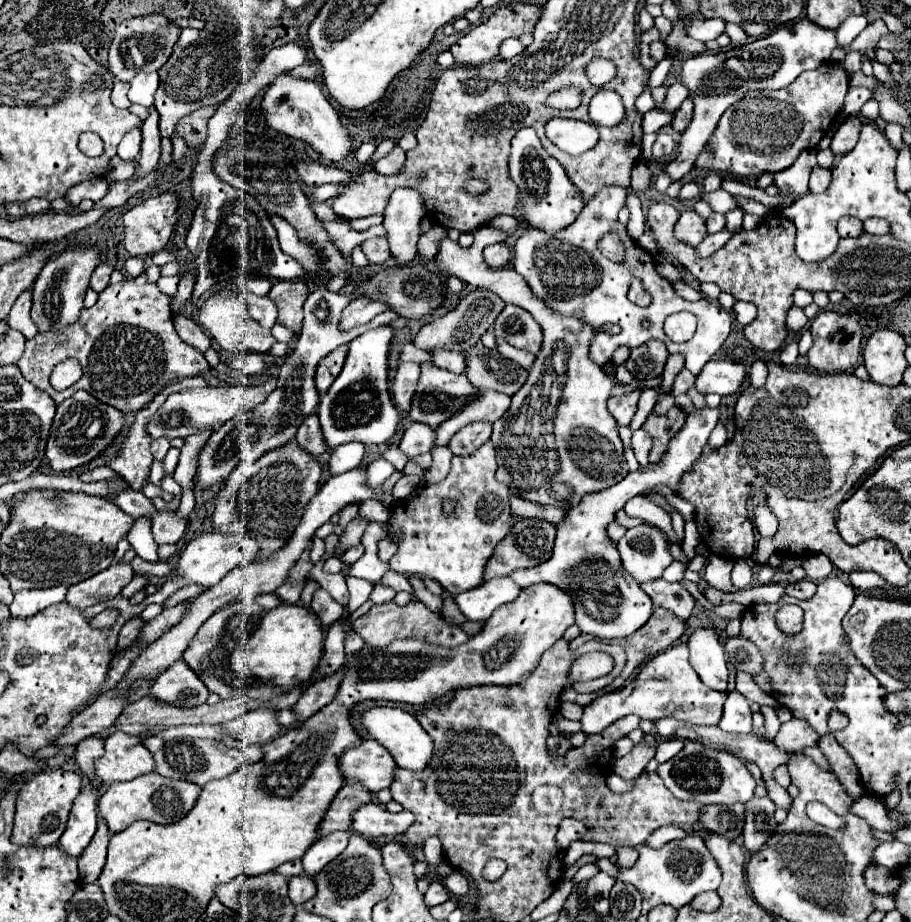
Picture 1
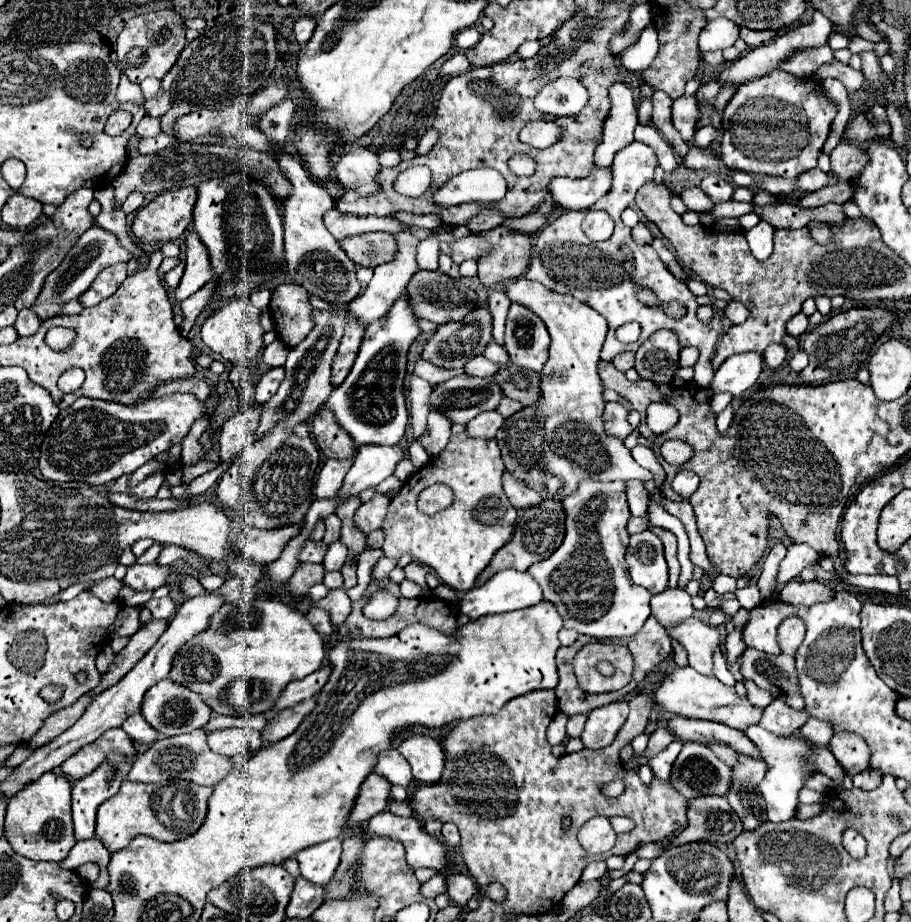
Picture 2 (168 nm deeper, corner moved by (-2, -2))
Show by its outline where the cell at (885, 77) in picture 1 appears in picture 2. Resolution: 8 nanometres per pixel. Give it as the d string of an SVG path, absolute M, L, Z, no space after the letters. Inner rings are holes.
M850 36L848 38L848 50L854 52L854 54L860 54L864 50L872 50L874 48L874 42L868 42L864 38L858 38L858 36Z

